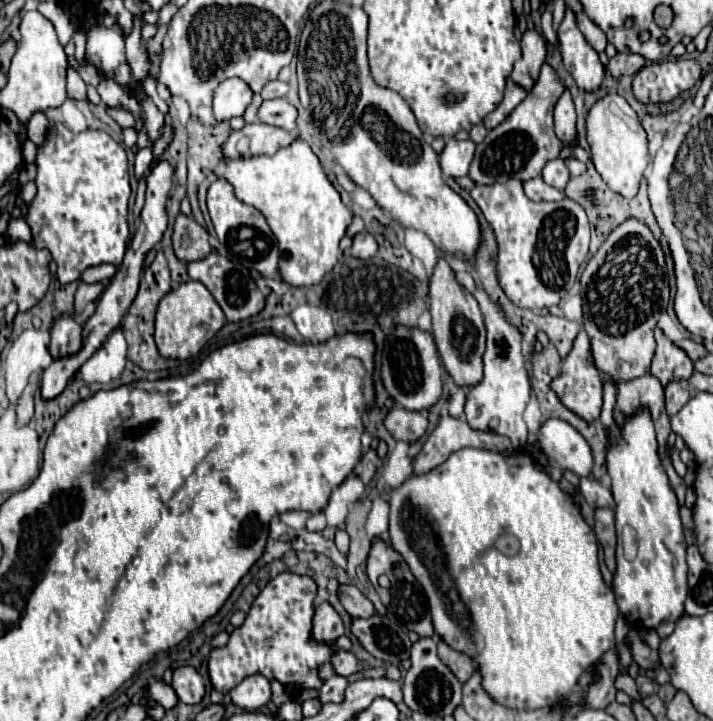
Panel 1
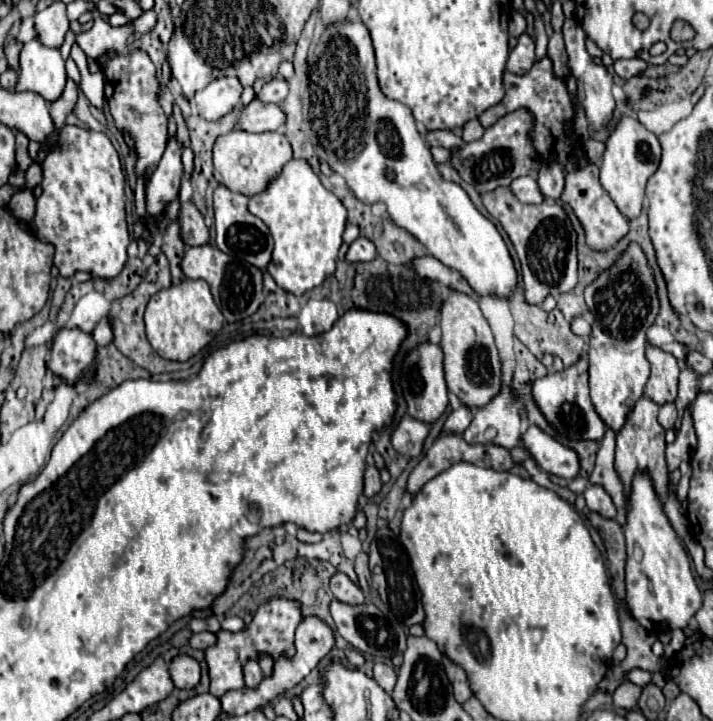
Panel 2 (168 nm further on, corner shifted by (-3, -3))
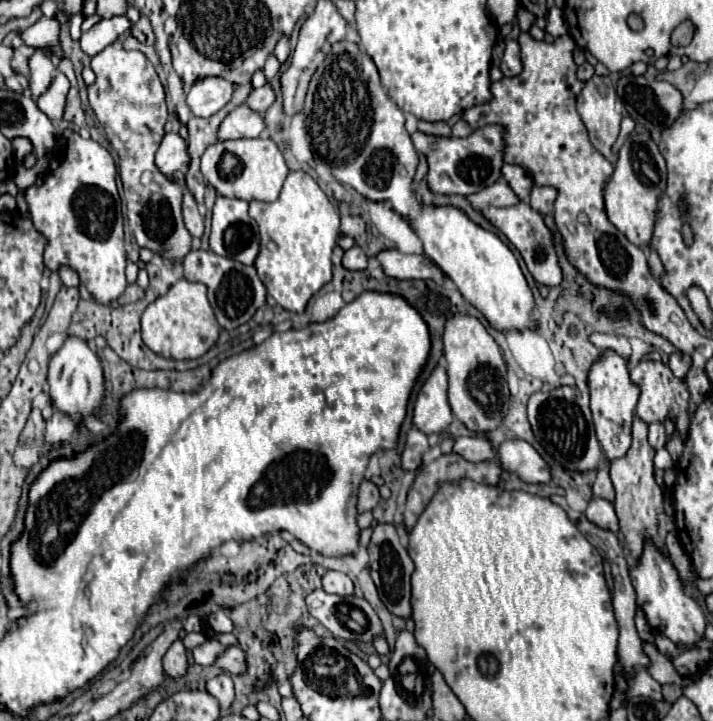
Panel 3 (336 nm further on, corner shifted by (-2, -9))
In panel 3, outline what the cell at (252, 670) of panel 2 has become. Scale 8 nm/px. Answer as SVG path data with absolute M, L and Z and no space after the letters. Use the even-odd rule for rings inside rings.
M230 646L226 648L226 652L216 660L216 666L222 670L228 670L230 674L244 674L244 666L248 666L248 662L244 662L244 652L238 646Z

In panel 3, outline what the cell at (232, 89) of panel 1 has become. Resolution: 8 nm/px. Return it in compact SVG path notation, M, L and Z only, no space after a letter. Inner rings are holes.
M204 78L190 88L186 96L186 104L190 106L194 116L210 118L230 102L232 92L234 92L232 82L224 78Z

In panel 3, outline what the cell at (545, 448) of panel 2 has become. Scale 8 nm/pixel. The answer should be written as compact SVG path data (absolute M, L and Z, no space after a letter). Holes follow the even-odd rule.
M514 438L502 442L498 448L498 458L506 470L518 474L524 482L552 482L550 466L526 440Z

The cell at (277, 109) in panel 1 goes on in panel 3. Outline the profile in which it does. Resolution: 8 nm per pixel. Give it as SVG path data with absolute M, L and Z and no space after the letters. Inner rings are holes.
M238 106L232 110L224 122L220 124L218 138L230 140L230 138L258 138L266 130L264 116L260 112L248 110L248 106Z

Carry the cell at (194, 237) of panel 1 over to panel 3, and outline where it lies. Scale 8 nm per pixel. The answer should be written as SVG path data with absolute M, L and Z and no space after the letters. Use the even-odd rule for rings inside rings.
M190 192L184 194L184 202L182 202L182 212L184 212L184 224L188 228L188 232L192 234L192 238L200 238L204 234L204 220L198 214L198 206L196 200Z

